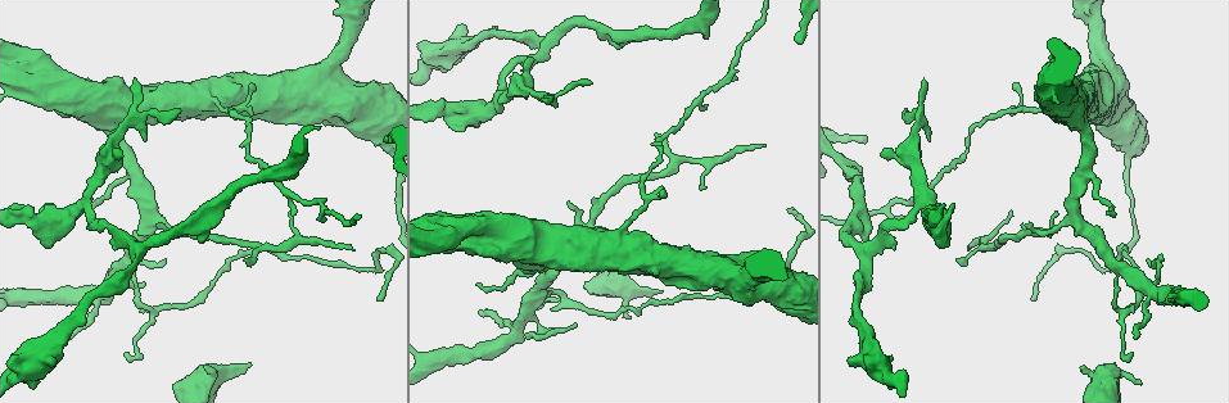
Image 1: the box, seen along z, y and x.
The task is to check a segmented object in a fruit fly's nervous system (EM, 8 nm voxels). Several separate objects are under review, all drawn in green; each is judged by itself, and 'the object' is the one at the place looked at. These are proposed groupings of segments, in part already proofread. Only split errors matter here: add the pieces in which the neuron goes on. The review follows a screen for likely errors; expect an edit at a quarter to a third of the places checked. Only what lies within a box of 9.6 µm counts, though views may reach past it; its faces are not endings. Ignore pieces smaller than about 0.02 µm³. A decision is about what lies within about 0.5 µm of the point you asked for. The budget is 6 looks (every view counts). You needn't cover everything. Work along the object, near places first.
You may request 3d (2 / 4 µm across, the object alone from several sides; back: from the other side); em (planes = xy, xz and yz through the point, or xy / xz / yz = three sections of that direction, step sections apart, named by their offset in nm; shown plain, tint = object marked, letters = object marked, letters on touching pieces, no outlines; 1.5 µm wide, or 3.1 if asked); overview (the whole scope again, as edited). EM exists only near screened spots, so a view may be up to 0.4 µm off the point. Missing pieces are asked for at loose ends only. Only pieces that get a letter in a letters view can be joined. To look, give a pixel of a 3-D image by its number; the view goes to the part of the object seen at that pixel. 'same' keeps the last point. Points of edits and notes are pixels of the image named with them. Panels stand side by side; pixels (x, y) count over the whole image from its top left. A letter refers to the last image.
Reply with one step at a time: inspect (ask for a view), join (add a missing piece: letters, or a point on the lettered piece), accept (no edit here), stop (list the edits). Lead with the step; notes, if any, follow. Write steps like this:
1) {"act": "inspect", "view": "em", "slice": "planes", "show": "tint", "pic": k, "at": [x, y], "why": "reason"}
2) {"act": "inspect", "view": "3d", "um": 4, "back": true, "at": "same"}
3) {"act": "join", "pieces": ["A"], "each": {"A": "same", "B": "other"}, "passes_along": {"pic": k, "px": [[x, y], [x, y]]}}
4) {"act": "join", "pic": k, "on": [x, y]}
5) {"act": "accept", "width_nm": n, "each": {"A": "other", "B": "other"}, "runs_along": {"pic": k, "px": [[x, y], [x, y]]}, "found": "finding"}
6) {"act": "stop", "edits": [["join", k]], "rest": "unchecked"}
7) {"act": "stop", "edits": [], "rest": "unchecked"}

{"act": "inspect", "view": "3d", "um": 4, "pic": 1, "at": [522, 70], "why": "thin end"}

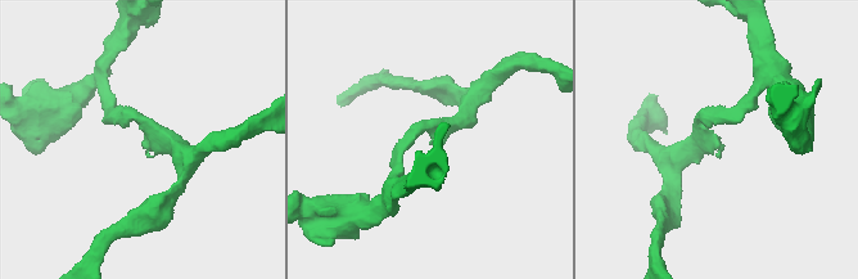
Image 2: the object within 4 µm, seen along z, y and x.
{"act": "inspect", "view": "em", "slice": "planes", "show": "letters", "pic": 2, "at": [718, 155]}

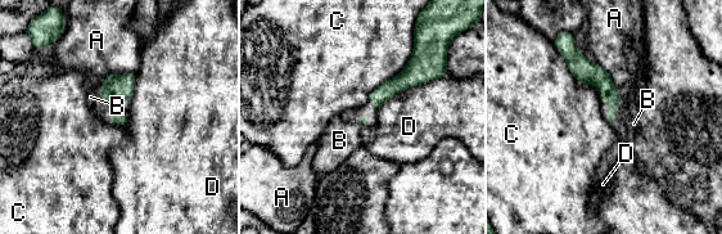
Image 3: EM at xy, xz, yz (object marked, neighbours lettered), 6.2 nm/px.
{"act": "join", "pic": 3, "on": [633, 124], "width_nm": 90, "each": {"A": "other", "B": "same", "C": "other", "D": "other"}, "found": "the neuron continues"}

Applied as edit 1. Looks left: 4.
{"act": "inspect", "view": "overview", "why": "see it whole again"}

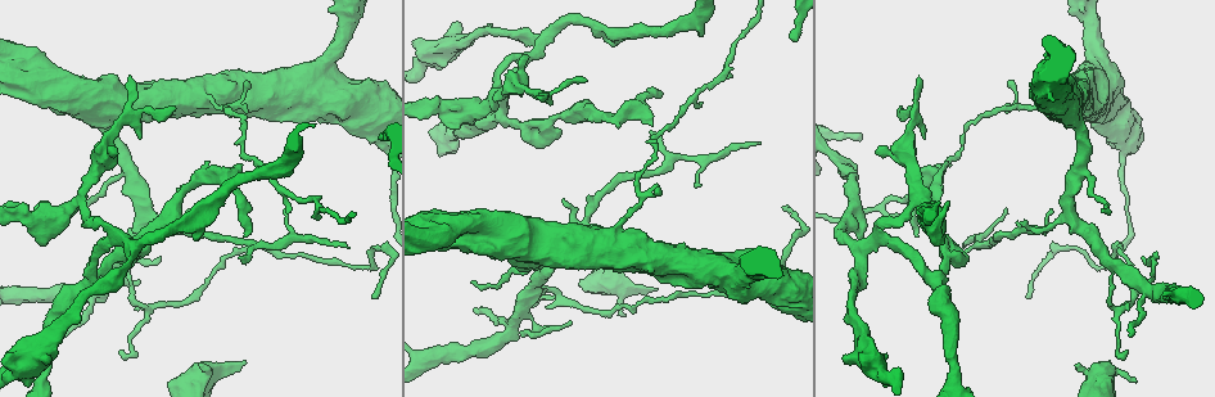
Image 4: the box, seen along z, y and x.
{"act": "inspect", "view": "3d", "um": 2, "pic": 4, "at": [1003, 209], "why": "branch stops here"}

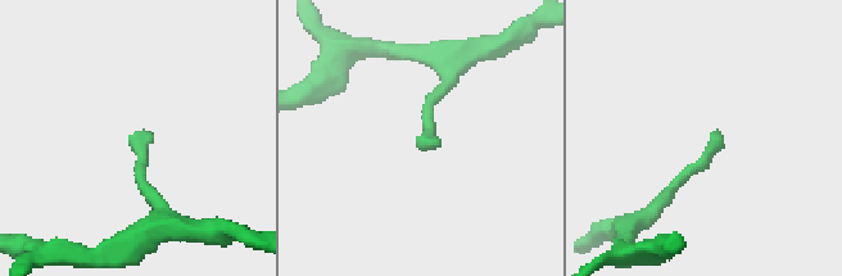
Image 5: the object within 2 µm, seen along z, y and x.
{"act": "inspect", "view": "em", "slice": "xz", "step": 4, "show": "plain", "pic": 5, "at": [712, 138]}

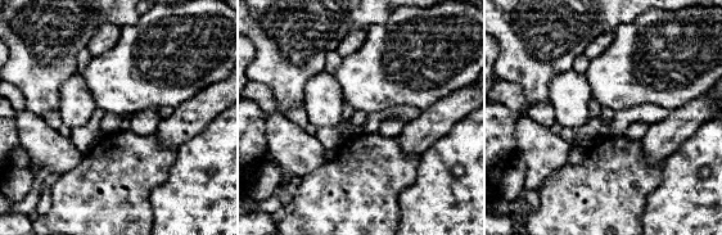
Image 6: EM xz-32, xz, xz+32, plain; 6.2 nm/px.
{"act": "inspect", "view": "em", "slice": "xz", "step": 4, "show": "letters", "at": "same", "why": "what lies round it"}

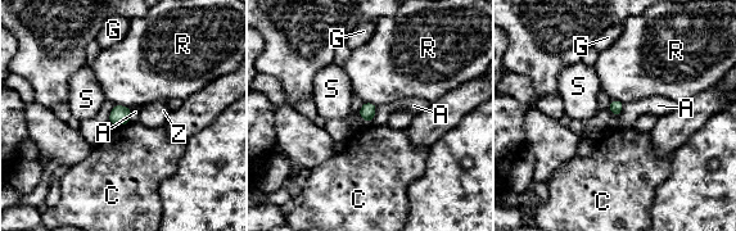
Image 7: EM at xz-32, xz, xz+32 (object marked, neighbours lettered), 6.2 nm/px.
{"act": "accept", "each": {"A": "other", "C": "other", "G": "other", "R": "other", "S": "other", "Z": "other"}, "border": {"pic": 7, "px": [[114, 104], [121, 104], [130, 109]]}, "found": "none of them fits"}

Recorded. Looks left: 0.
{"act": "stop", "edits": [["join", 3]], "rest": "unchecked"}

